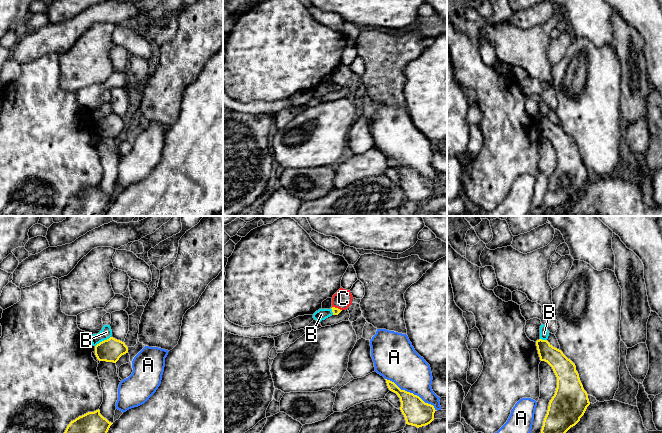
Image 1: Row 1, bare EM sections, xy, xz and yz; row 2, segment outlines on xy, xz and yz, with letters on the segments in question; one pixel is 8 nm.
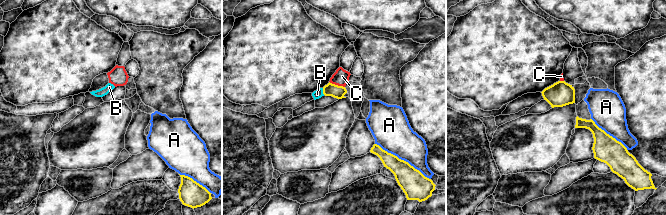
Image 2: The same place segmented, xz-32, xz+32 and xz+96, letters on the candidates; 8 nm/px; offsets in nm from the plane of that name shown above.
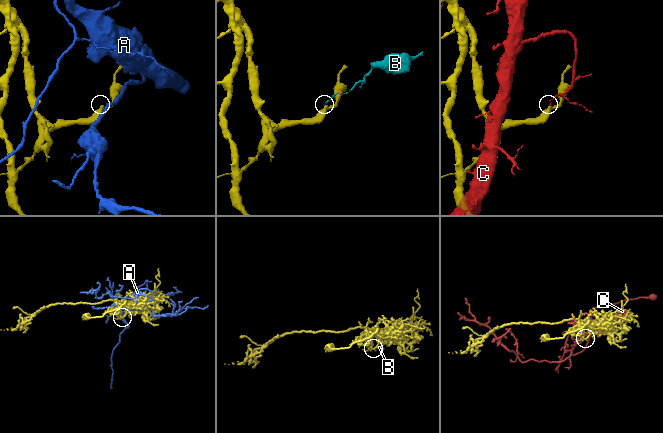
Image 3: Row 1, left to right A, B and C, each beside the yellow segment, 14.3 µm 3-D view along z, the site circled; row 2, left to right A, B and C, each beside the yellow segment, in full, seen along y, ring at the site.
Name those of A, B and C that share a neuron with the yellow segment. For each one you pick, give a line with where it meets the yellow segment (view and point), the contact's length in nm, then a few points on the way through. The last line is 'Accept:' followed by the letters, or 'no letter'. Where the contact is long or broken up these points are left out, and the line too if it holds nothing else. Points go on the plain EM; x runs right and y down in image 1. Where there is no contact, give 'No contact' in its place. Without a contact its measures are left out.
Accept: no letter

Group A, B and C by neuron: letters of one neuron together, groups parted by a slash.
A / B / C

